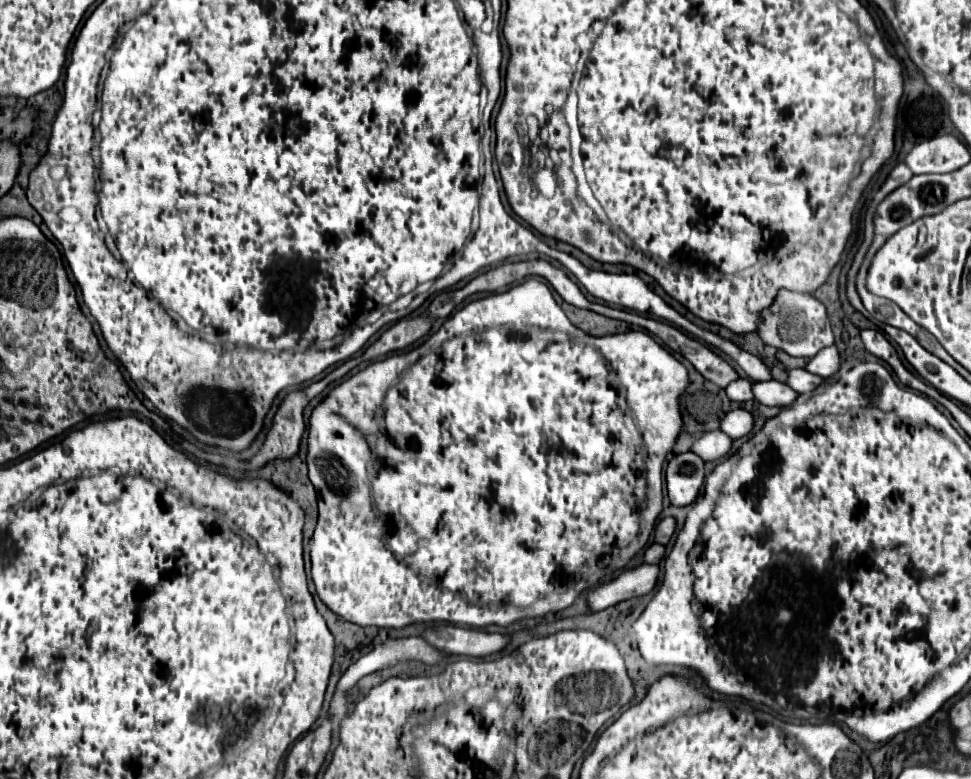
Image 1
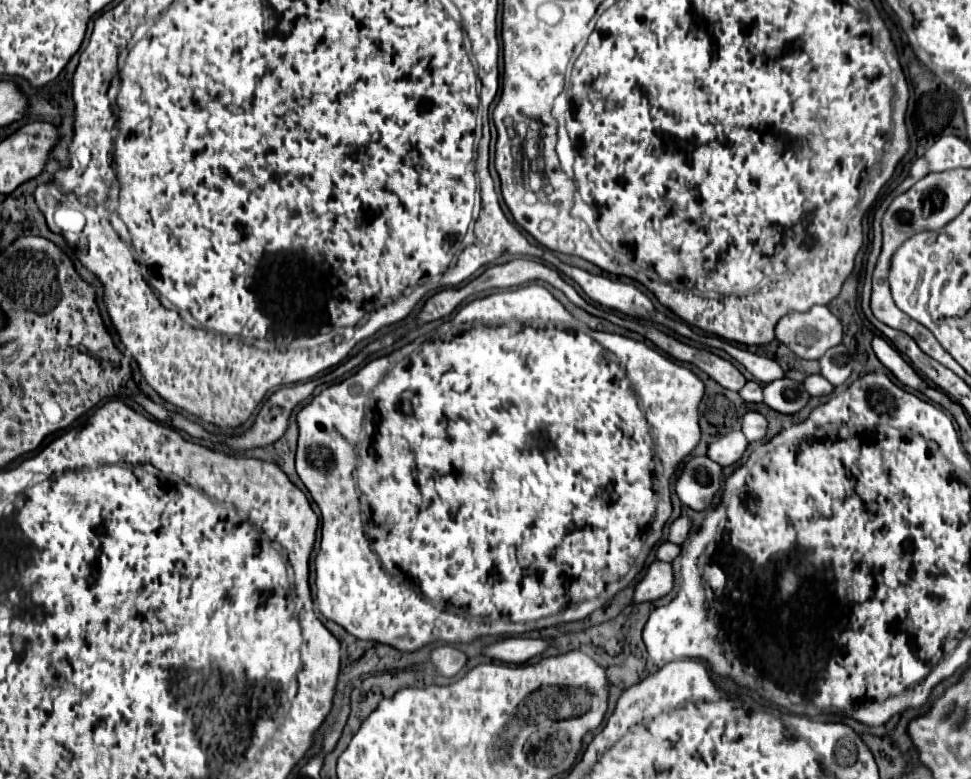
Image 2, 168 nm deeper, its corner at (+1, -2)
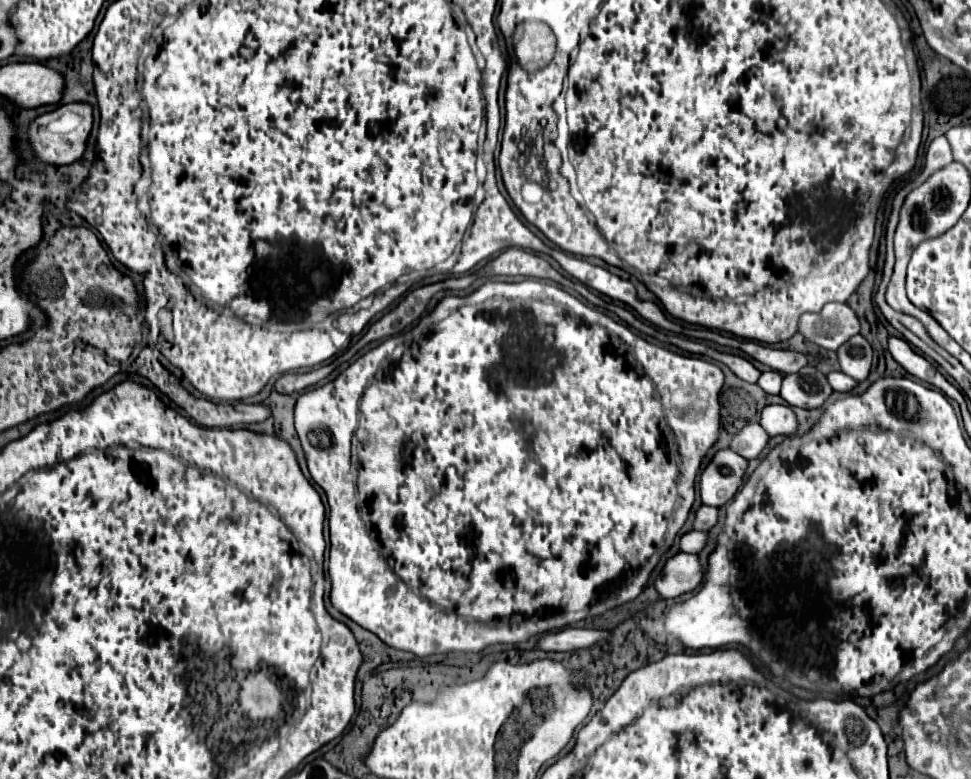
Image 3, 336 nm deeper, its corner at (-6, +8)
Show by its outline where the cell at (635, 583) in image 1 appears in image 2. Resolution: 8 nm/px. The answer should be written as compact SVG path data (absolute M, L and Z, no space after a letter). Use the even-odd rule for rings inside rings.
M655 560L643 580L635 586L633 602L653 602L665 596L673 588L673 570L671 564Z

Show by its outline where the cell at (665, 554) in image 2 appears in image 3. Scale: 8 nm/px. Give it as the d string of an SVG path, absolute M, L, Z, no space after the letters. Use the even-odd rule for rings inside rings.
M692 530L680 538L680 550L690 552L690 554L698 554L706 546L706 542L708 542L708 532Z

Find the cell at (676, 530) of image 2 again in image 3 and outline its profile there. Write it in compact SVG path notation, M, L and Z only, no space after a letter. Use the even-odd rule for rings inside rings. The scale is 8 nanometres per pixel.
M700 506L700 510L696 512L694 528L696 528L696 530L710 530L710 528L716 526L716 522L718 522L718 508Z

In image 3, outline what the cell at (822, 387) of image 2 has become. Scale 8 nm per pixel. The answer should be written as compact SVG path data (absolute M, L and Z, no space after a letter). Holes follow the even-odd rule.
M830 372L828 374L828 382L836 392L850 392L858 382L850 376L846 376L844 372Z

